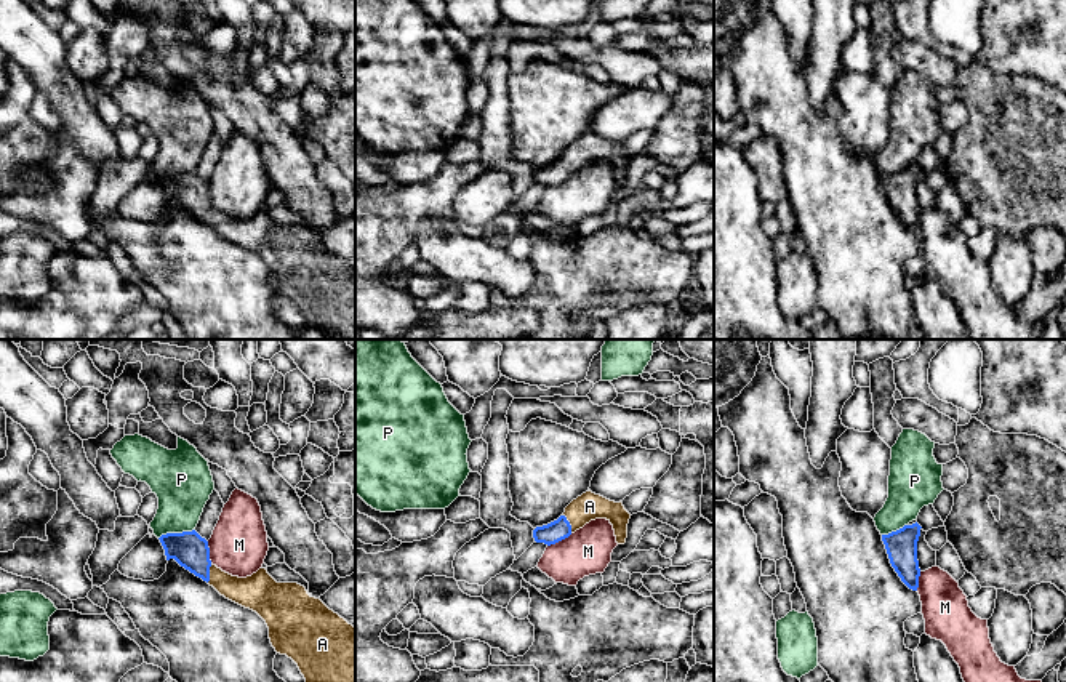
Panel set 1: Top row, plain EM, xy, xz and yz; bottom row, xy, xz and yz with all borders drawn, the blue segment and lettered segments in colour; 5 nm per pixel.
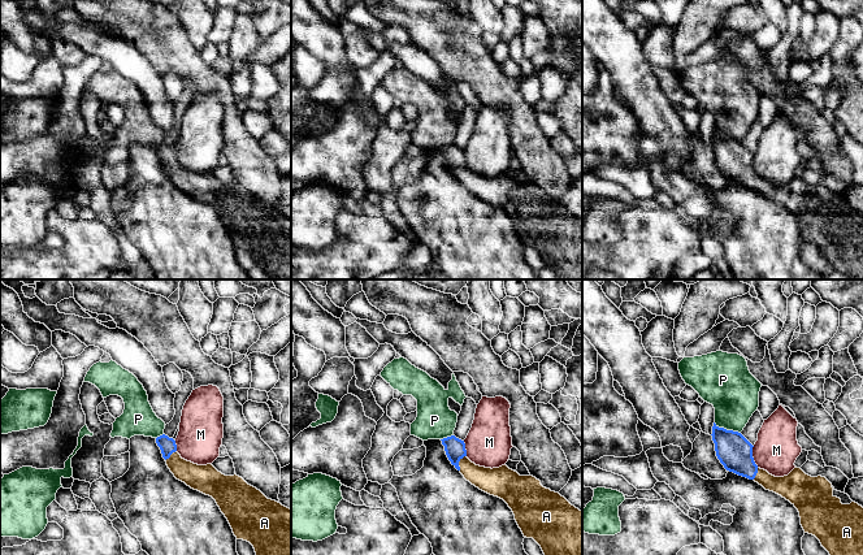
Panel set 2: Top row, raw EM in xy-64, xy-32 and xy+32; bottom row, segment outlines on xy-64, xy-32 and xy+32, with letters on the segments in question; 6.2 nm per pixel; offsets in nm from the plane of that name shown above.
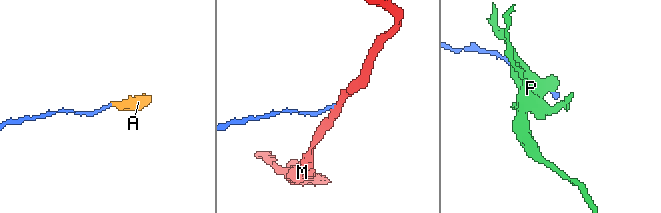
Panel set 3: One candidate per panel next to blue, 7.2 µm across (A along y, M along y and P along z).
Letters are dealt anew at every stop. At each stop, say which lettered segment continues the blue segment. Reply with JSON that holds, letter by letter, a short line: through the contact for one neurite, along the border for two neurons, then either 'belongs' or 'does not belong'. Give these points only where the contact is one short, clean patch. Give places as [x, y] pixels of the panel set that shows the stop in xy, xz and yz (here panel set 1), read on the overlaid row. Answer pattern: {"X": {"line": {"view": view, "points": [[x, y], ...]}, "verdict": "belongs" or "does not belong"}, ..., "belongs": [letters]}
{"A": {"line": {"view": "xy", "points": [[189, 549], [208, 573], [236, 589], [255, 591]]}, "verdict": "belongs"}, "M": {"line": {"view": "xz", "points": [[572, 533], [548, 546]]}, "verdict": "does not belong"}, "P": {"line": {"view": "xy", "points": [[194, 529], [164, 533], [159, 538]]}, "verdict": "does not belong"}, "belongs": ["A"]}

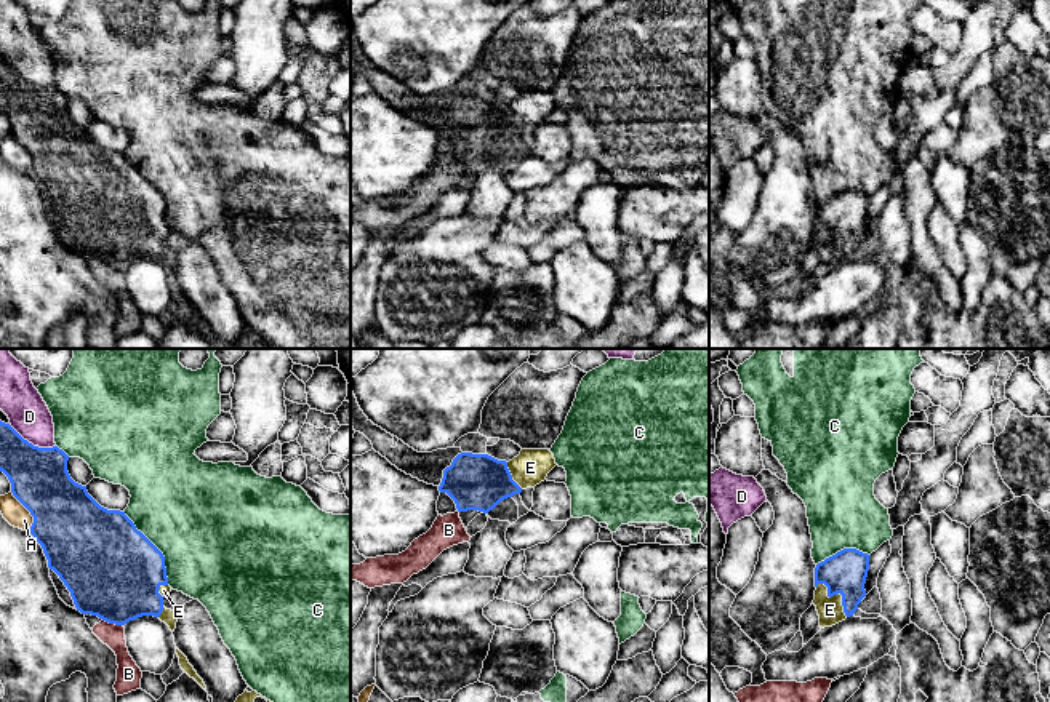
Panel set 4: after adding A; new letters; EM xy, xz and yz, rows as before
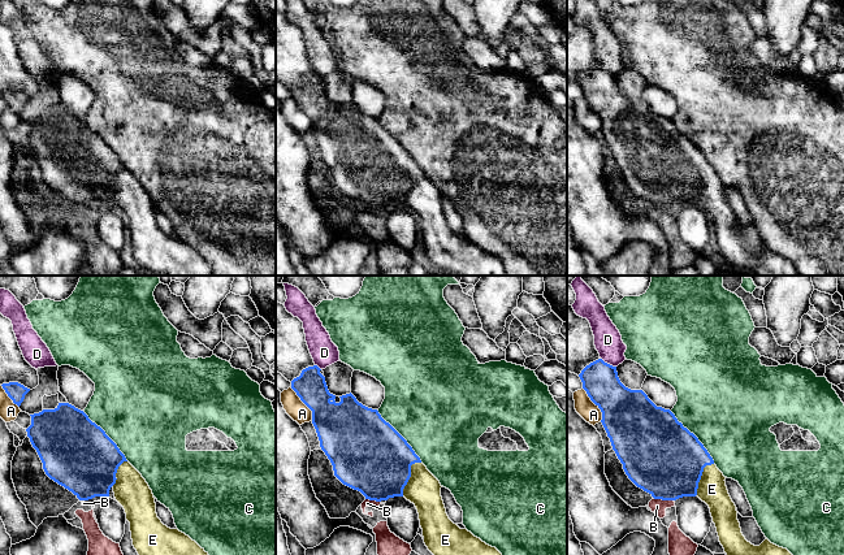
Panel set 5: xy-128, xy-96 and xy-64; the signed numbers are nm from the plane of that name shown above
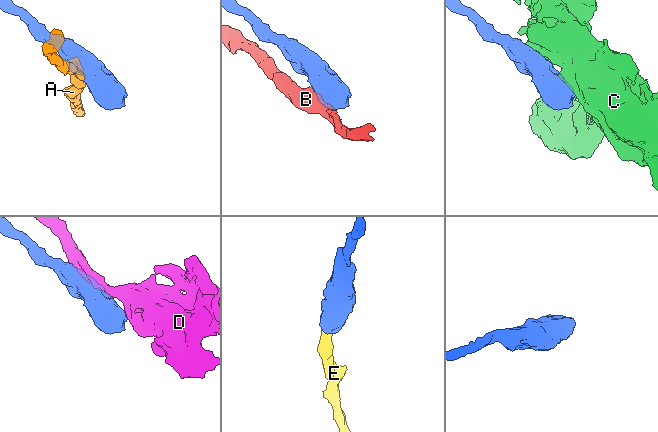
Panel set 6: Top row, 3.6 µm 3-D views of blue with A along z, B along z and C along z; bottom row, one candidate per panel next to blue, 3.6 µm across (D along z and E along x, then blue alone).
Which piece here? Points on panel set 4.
{"A": {"verdict": "does not belong"}, "B": {"verdict": "does not belong"}, "C": {"verdict": "does not belong"}, "D": {"verdict": "does not belong"}, "E": {"line": {"view": "yz", "points": [[844, 573], [839, 579], [837, 592], [829, 610]]}, "verdict": "belongs"}, "belongs": ["E"]}

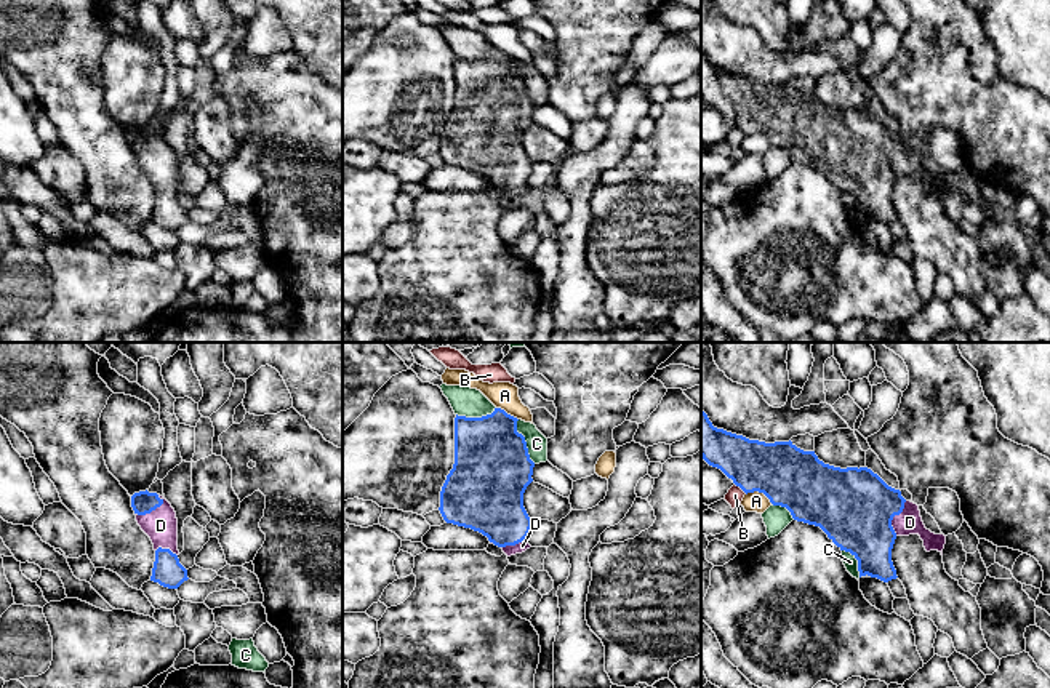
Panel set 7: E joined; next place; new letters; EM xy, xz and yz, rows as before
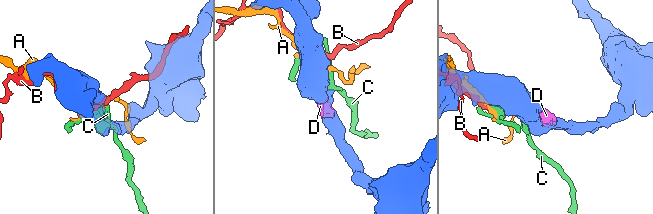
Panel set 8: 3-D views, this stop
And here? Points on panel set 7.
{"A": {"verdict": "does not belong"}, "B": {"verdict": "does not belong"}, "C": {"verdict": "does not belong"}, "D": {"verdict": "belongs"}, "belongs": ["D"]}

